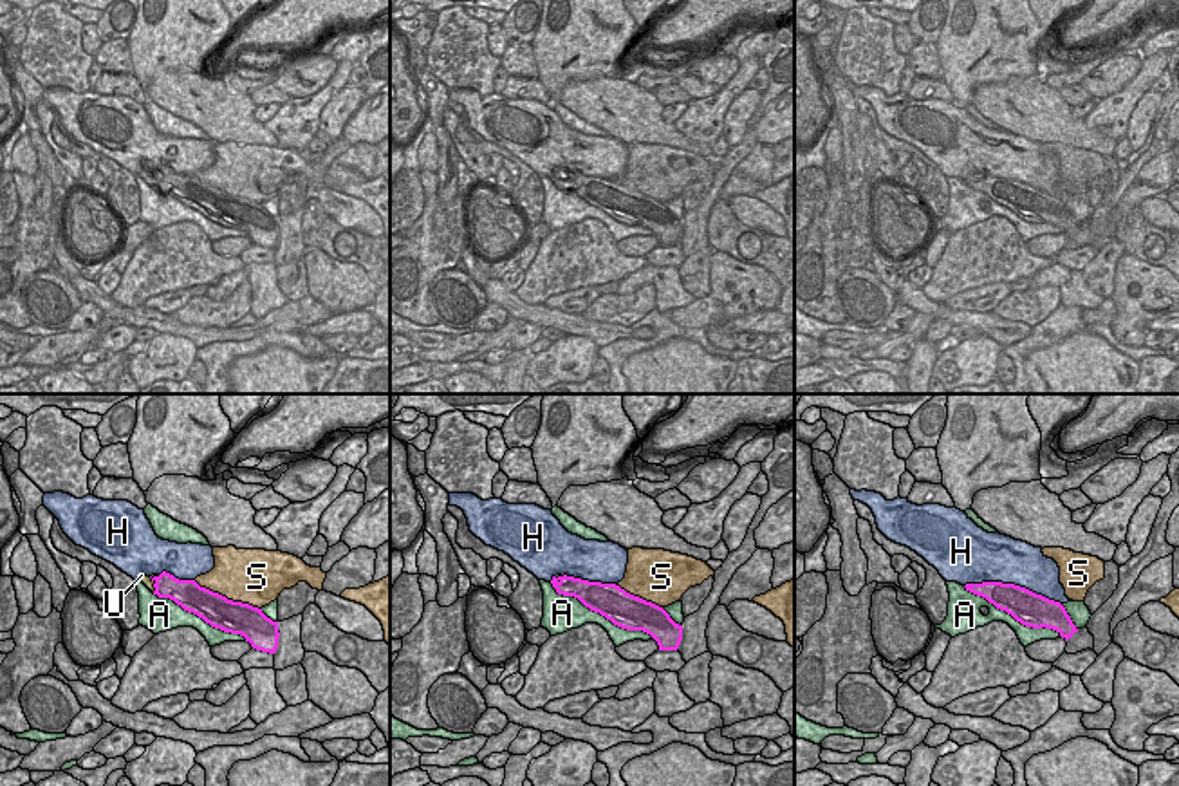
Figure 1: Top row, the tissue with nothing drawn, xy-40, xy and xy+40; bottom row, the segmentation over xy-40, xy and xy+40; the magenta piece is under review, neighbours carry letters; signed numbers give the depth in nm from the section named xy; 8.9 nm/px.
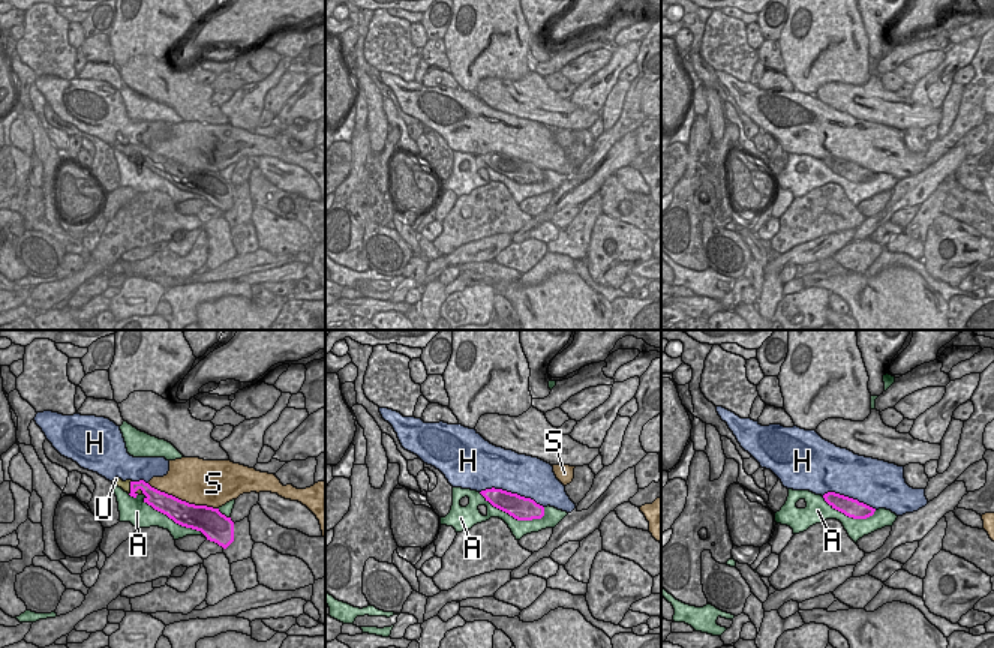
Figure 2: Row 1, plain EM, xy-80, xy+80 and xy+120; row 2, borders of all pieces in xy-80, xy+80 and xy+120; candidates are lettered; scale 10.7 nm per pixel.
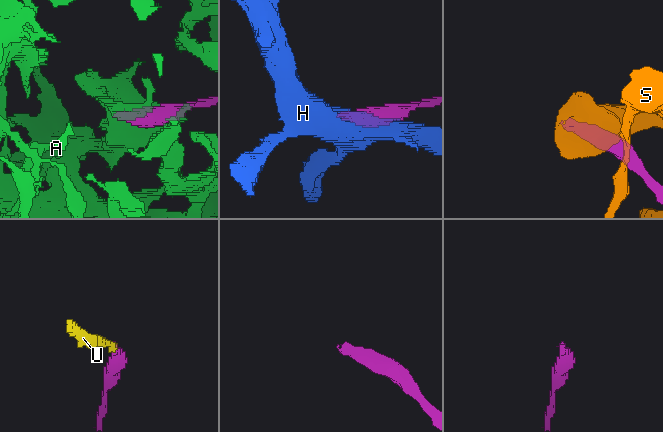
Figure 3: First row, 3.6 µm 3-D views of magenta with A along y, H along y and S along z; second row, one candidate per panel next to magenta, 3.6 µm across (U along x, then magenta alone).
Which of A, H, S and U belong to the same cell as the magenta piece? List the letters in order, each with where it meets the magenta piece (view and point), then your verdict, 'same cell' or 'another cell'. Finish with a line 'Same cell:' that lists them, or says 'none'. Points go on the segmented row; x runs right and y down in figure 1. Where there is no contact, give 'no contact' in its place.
A: meets magenta in xy at (602, 615); another cell
H: meets magenta in xy+40 at (1013, 584); another cell
S: meets magenta in xy-40 at (226, 598); another cell
U: meets magenta in xy-40 at (154, 584); same cell
Same cell: U

